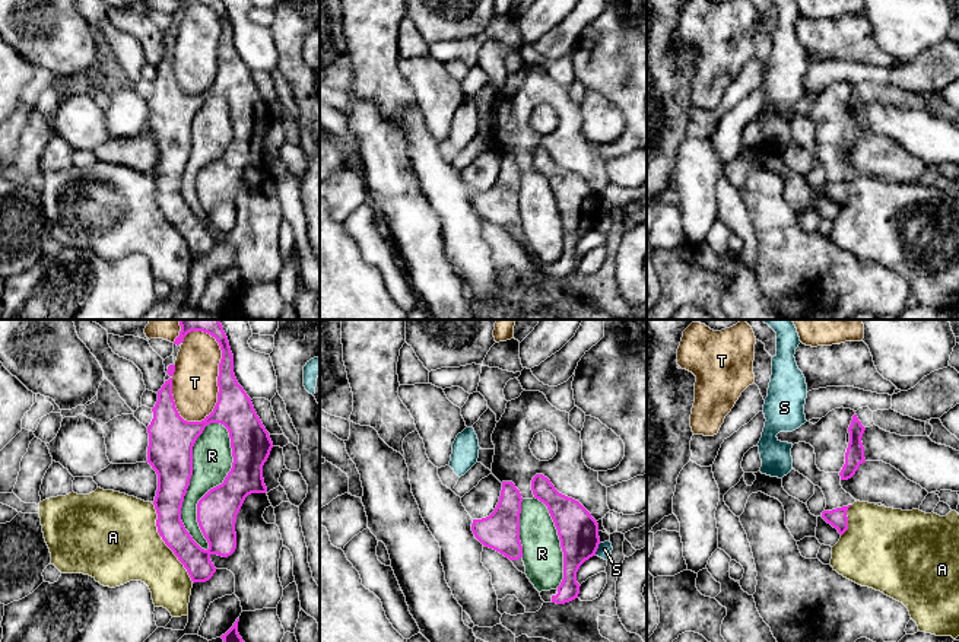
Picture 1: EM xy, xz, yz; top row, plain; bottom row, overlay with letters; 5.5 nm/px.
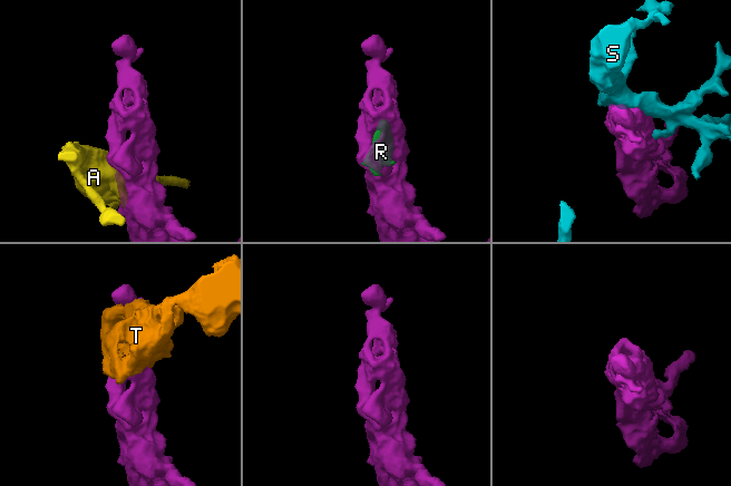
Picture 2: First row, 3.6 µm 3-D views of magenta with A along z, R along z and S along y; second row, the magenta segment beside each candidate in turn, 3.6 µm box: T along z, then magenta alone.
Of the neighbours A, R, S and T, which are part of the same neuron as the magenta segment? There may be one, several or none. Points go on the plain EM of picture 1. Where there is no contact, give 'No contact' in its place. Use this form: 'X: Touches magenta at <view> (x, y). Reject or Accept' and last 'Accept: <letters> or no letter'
A: Touches magenta at xy (165, 216). Reject
R: Touches magenta at xy (216, 159). Reject
S: Touches magenta at xz (597, 221). Reject
T: Touches magenta at xy (219, 43). Reject
Accept: no letter

